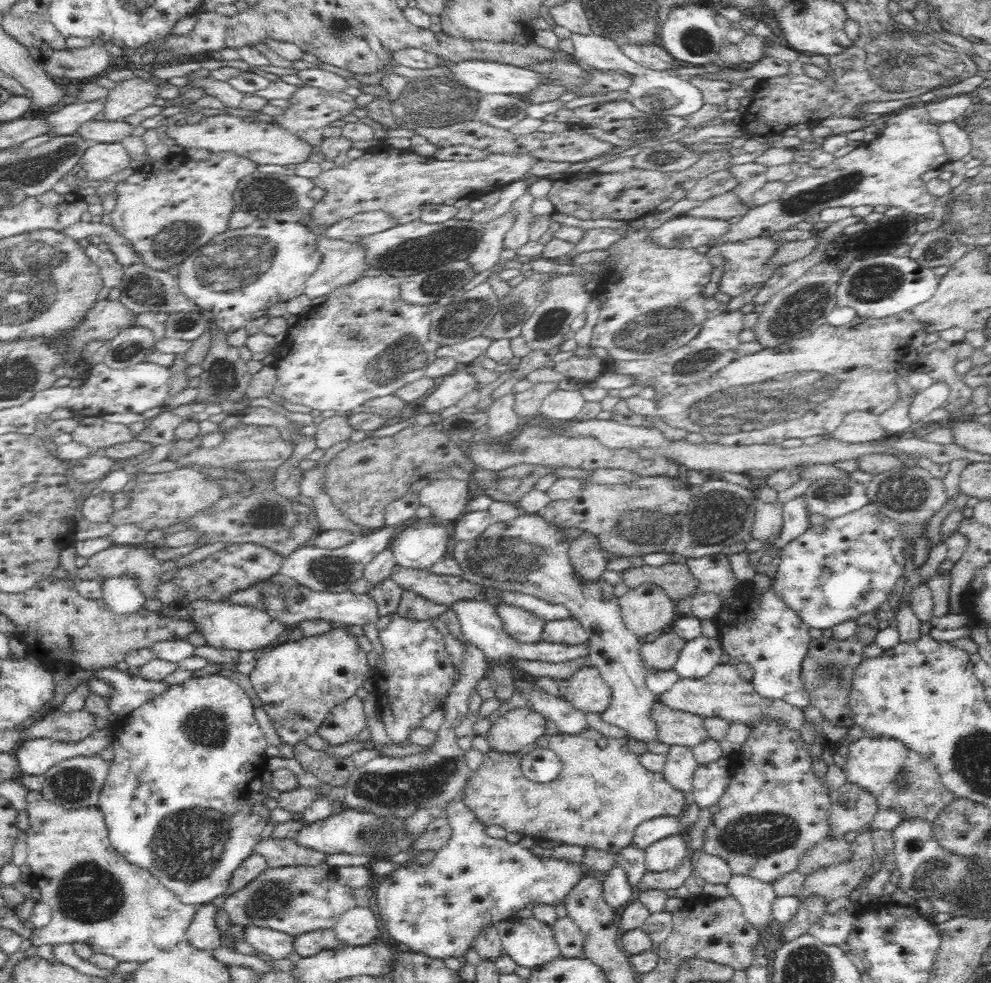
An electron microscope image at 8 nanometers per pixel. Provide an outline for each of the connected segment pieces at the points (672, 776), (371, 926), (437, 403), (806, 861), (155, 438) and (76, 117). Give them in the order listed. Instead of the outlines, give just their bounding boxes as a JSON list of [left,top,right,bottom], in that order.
[[663,745,699,796],[333,906,383,946],[417,374,478,415],[797,837,852,875],[136,411,184,446],[42,98,107,136]]

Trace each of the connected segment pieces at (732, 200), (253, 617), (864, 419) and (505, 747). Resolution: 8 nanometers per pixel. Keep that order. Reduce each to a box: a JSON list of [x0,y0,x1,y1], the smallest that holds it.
[[686,190,748,221],[187,600,288,652],[830,411,887,444],[485,708,546,754]]

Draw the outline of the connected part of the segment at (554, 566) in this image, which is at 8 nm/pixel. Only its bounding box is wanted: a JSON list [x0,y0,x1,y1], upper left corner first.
[453,513,659,743]

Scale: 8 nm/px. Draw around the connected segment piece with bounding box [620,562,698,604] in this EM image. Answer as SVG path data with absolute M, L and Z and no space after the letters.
M666 563L657 567L640 565L627 568L620 574L622 582L630 589L642 583L659 586L676 604L687 596L694 596L698 581L689 568L681 563Z

